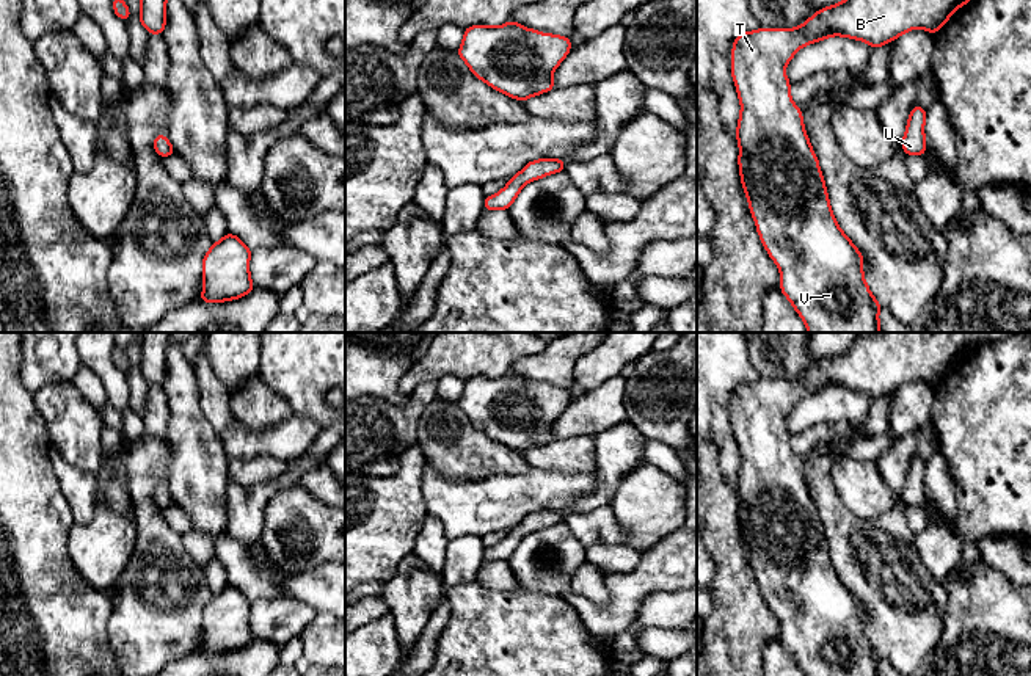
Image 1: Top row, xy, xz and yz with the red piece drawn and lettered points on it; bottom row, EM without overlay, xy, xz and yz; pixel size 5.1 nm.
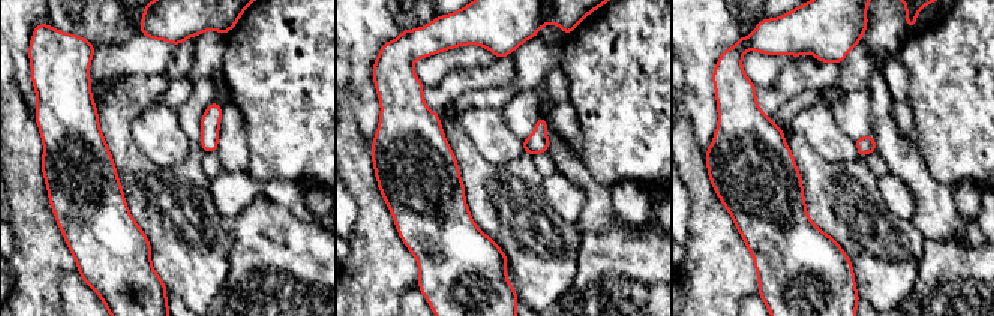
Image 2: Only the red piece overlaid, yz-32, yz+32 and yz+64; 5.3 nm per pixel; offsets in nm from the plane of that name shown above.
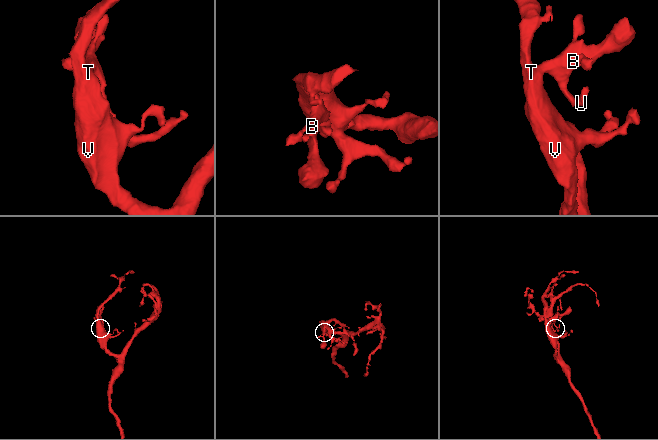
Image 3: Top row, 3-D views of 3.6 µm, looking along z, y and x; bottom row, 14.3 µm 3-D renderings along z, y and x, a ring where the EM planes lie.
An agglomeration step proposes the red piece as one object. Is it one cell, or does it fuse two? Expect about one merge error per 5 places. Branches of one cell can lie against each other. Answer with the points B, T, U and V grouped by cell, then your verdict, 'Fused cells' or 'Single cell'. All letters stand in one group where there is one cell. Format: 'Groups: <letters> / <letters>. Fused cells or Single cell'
Groups: B T U V. Single cell

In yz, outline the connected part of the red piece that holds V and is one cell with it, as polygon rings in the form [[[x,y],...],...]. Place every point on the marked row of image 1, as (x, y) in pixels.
[[[843,0],[829,8],[821,8],[797,28],[761,27],[756,31],[741,33],[733,42],[731,77],[741,100],[741,114],[736,130],[741,182],[749,199],[750,213],[756,223],[758,235],[780,270],[780,290],[794,306],[807,325],[808,333],[880,333],[879,311],[882,306],[873,296],[865,281],[862,253],[841,231],[832,213],[824,176],[803,129],[802,111],[791,99],[791,83],[785,74],[785,67],[803,45],[830,36],[865,41],[873,49],[877,49],[915,28],[924,28],[934,35],[948,22],[956,9],[968,2],[970,0]]]

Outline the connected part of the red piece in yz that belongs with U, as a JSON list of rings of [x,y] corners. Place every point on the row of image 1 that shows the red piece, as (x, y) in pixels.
[[[915,105],[907,119],[905,135],[901,143],[901,147],[907,155],[926,154],[924,121],[926,108]]]

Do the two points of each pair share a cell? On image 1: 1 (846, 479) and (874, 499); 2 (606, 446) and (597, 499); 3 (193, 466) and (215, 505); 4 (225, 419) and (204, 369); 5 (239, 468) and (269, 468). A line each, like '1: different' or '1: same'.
1: same
2: same
3: same
4: same
5: same

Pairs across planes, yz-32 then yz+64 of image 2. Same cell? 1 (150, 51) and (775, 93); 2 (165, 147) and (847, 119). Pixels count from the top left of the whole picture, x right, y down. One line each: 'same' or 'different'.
1: different
2: different

